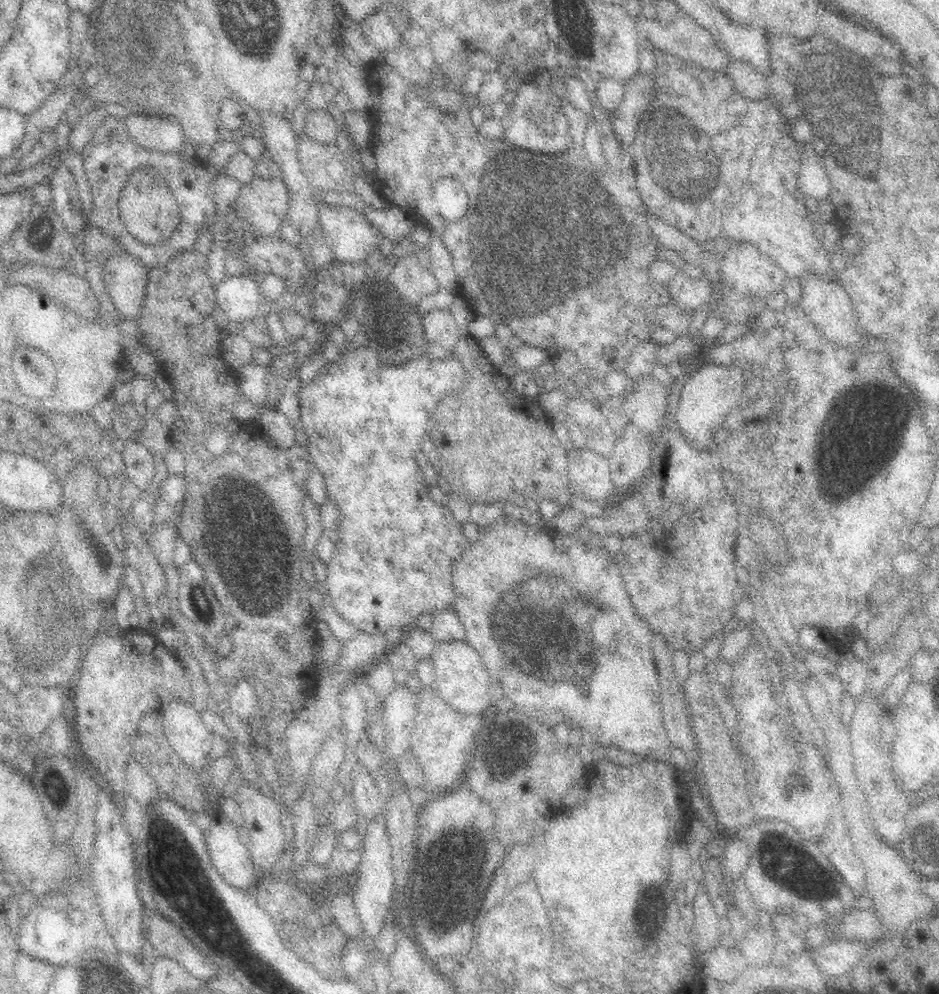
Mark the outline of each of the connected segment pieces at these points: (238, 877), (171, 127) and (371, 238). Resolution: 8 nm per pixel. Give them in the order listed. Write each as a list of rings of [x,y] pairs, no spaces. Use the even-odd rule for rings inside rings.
[[[216,822],[204,832],[206,852],[218,876],[230,888],[248,888],[252,880],[253,860],[240,842],[238,830],[230,822]]]
[[[128,115],[123,121],[127,135],[138,146],[158,154],[180,151],[183,134],[175,118],[142,118]]]
[[[348,200],[342,202],[338,209],[321,204],[319,218],[321,221],[321,232],[319,233],[321,241],[328,246],[332,252],[332,259],[337,264],[364,262],[370,256],[370,252],[381,250],[380,238],[382,238],[382,234],[380,234],[380,228],[374,226],[366,216],[350,209]]]

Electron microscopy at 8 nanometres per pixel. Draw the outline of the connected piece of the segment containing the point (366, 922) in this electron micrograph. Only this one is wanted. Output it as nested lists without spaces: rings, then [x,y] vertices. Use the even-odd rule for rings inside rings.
[[[382,818],[376,820],[376,822],[372,820],[372,822],[368,824],[366,836],[363,840],[362,860],[360,860],[357,867],[357,884],[353,889],[354,896],[352,896],[354,907],[358,910],[358,917],[362,925],[364,925],[364,936],[362,936],[362,941],[347,942],[347,948],[344,952],[346,956],[343,956],[344,960],[342,960],[342,966],[344,966],[344,970],[346,970],[348,976],[358,976],[358,974],[362,972],[362,966],[366,964],[366,962],[362,962],[362,960],[366,960],[368,942],[370,942],[372,936],[378,934],[378,930],[380,930],[380,926],[382,926],[382,922],[384,922],[386,910],[389,910],[392,906],[394,900],[393,890],[395,886],[391,864],[392,853],[384,822],[382,822]],[[358,950],[362,950],[362,954],[360,954]],[[352,954],[356,954],[356,958],[352,958]]]

